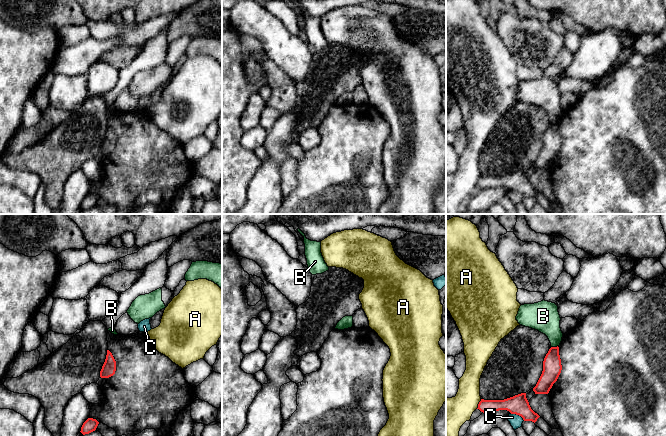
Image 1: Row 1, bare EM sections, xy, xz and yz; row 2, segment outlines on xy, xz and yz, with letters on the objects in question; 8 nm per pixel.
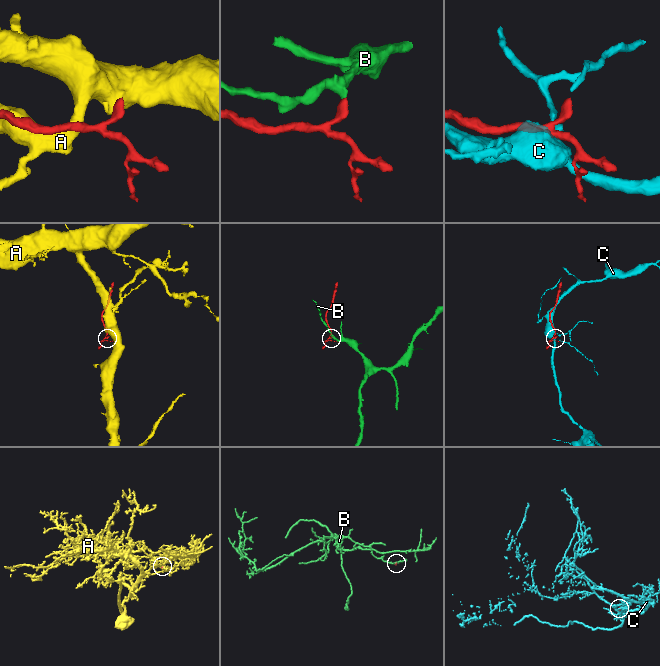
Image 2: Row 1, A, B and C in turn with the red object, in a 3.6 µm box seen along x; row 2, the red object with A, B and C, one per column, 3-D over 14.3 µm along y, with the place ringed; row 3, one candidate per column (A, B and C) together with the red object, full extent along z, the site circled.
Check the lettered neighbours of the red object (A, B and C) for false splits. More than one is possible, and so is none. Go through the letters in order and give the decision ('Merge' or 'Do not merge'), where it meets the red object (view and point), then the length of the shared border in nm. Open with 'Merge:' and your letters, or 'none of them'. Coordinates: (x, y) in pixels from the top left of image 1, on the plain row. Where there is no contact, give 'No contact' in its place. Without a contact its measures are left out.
Merge: none of them
A: Do not merge. Touches red at yz (478, 180). Shared border 90 nm
B: Do not merge. Touches red at yz (554, 123). Shared border 60 nm
C: Do not merge. Touches red at yz (518, 190). Shared border 130 nm

